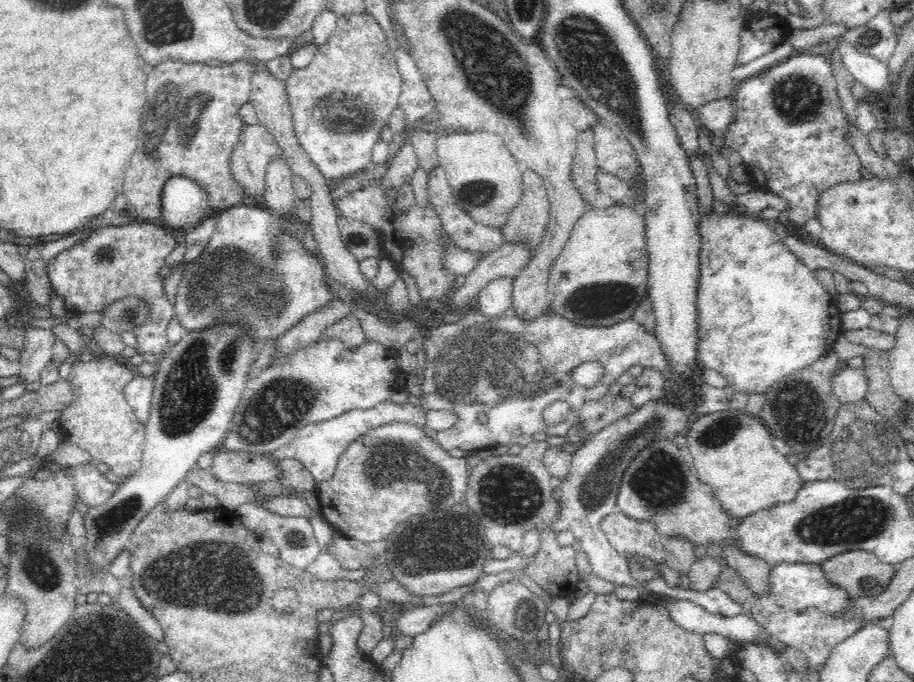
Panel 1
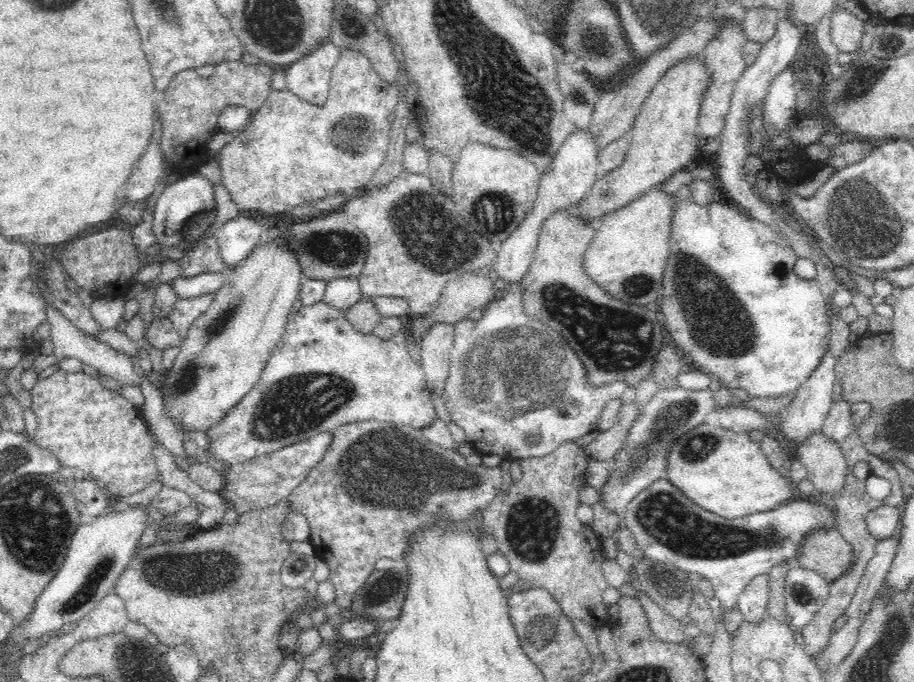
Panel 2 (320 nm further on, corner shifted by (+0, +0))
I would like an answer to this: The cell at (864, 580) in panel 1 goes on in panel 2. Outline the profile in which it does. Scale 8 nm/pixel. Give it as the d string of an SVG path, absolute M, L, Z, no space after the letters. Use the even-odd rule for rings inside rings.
M826 526L810 531L802 539L797 556L800 568L817 572L829 583L844 575L852 561L852 545L836 527Z

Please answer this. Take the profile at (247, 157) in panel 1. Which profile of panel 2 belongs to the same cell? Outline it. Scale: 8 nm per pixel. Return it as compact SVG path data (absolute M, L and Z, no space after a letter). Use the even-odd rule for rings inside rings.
M342 48L340 56L334 64L332 71L331 82L329 86L329 95L326 102L321 105L310 104L290 92L287 88L281 91L270 91L262 106L255 112L254 120L245 127L245 130L238 134L231 142L228 142L214 157L219 164L222 172L222 185L229 191L234 203L240 210L262 210L264 213L288 212L292 211L294 206L309 205L318 199L337 196L342 199L353 196L354 192L359 188L365 188L368 182L372 180L373 175L387 158L390 152L390 132L392 123L390 116L395 112L395 107L398 104L398 95L396 87L389 84L380 78L380 75L375 71L369 58L363 54L352 50L351 48Z

